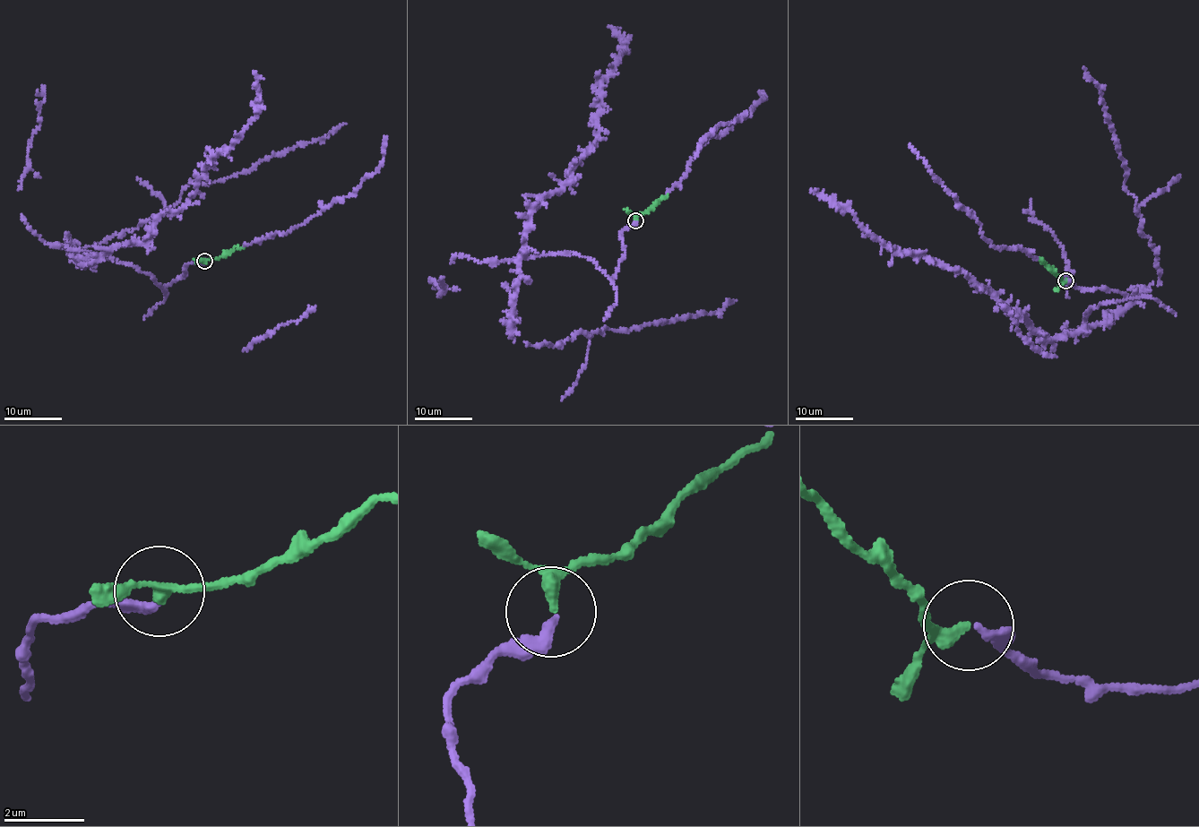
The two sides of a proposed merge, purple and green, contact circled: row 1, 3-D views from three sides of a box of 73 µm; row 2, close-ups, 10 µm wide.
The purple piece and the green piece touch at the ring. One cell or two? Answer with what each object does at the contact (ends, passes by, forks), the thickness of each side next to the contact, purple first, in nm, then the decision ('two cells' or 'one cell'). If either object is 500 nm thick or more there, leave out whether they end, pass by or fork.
purple ends | green passes by | 200/220 nm | one cell

